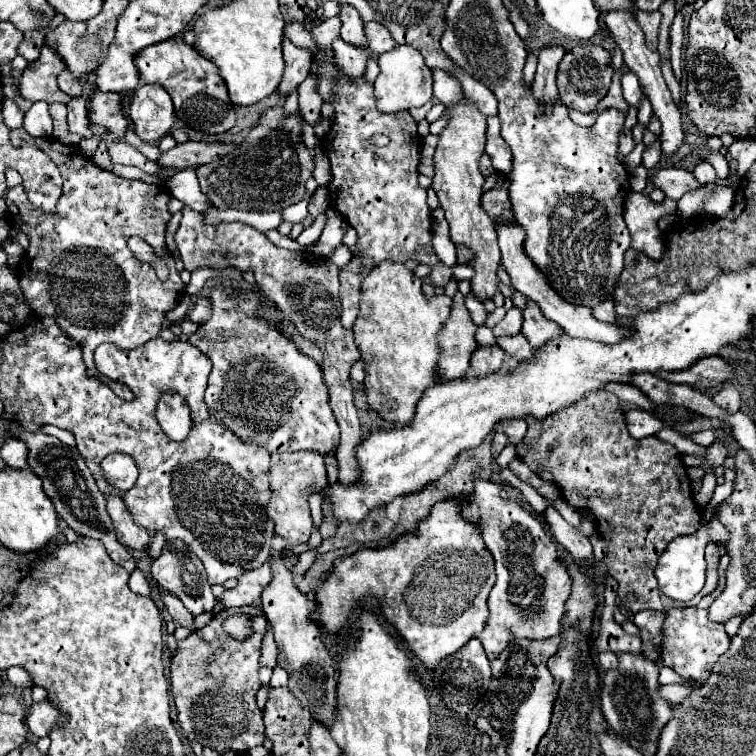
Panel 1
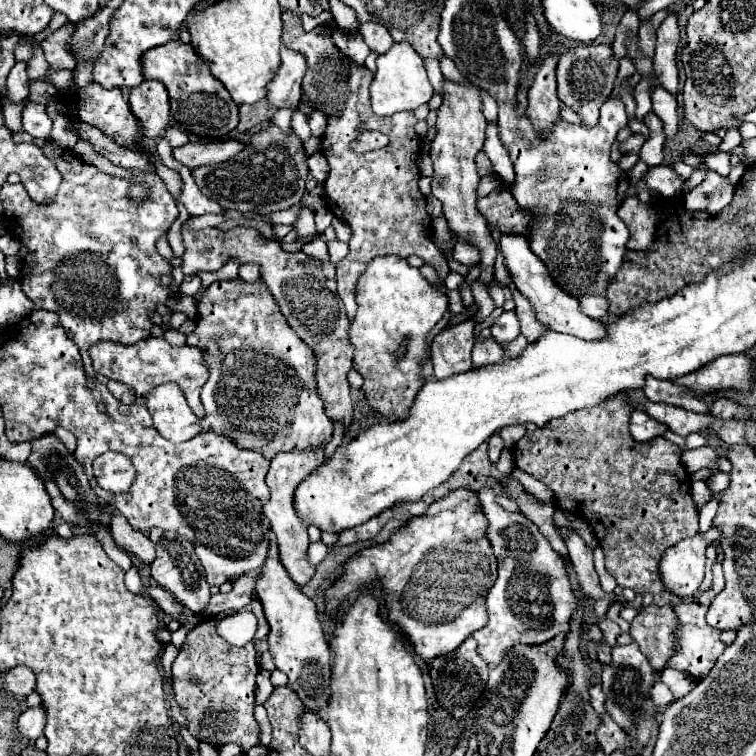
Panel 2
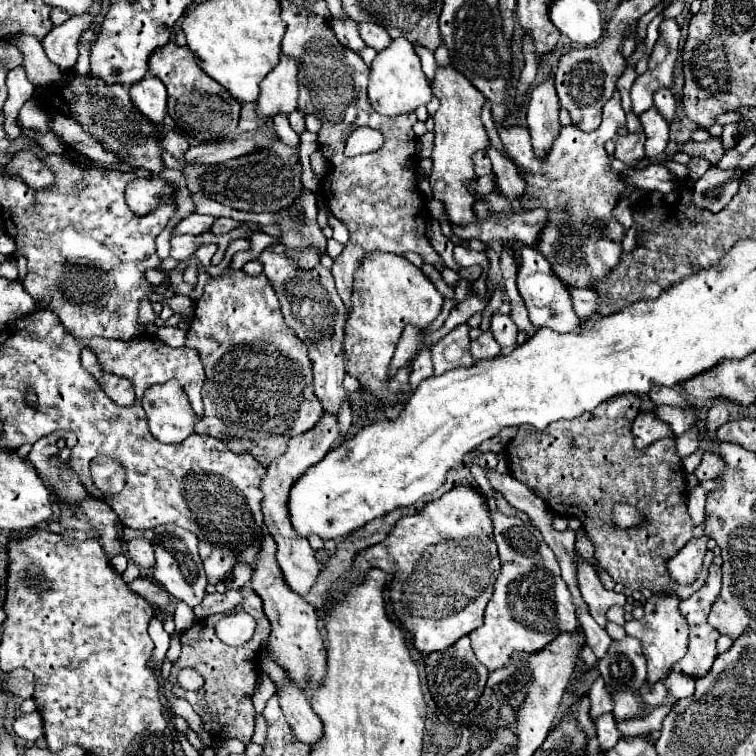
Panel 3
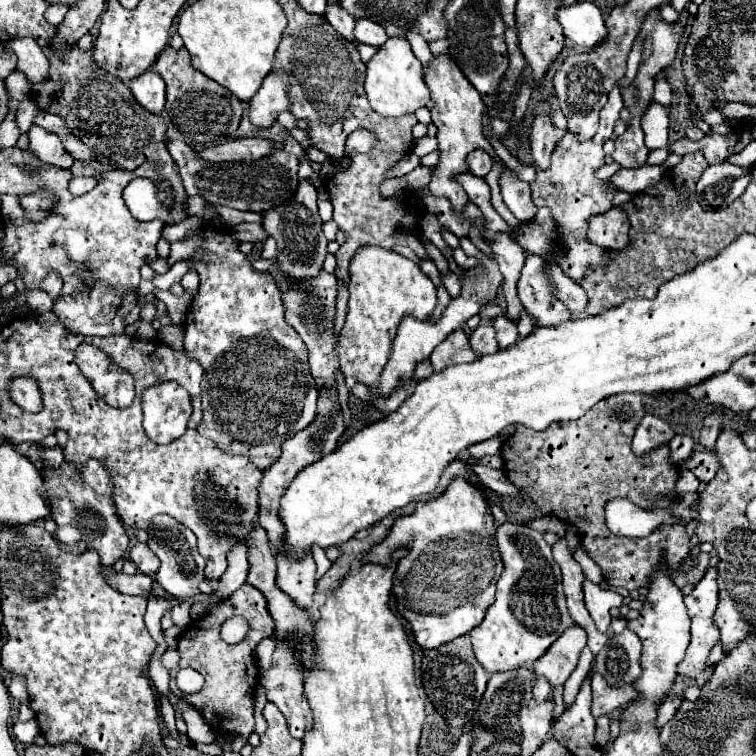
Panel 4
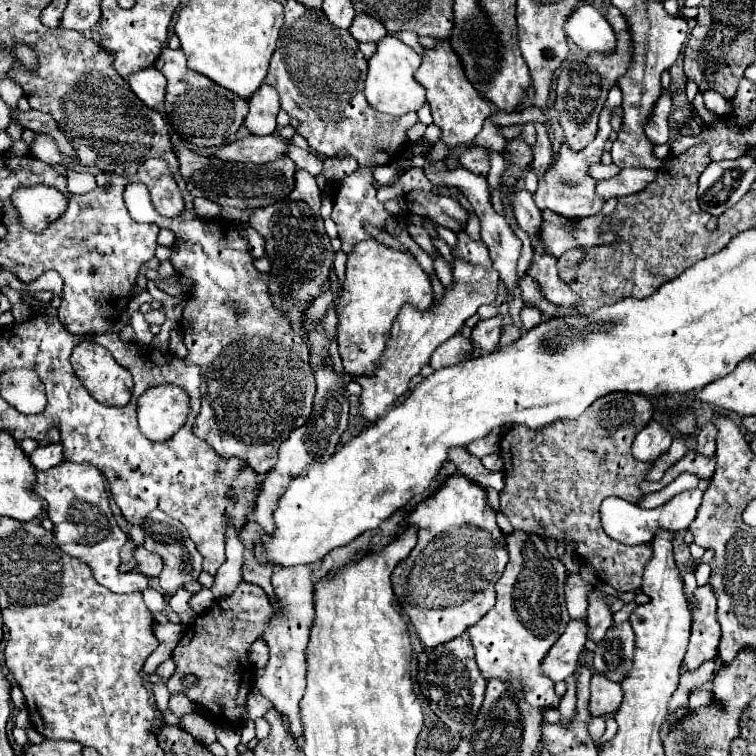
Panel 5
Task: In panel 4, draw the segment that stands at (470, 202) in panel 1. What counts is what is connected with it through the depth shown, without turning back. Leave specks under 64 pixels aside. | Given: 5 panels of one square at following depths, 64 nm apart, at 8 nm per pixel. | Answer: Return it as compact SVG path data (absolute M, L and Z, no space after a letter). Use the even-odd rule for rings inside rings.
M438 56L438 58L434 58L430 62L428 70L424 72L424 82L430 88L430 94L432 94L432 100L434 100L432 122L438 128L436 138L438 138L438 152L440 152L438 164L436 164L436 168L432 172L432 180L430 180L430 186L428 186L430 192L434 196L448 198L450 204L452 204L452 208L454 208L454 212L460 214L470 200L468 200L464 188L456 182L456 176L470 172L468 162L466 162L466 156L472 150L476 150L476 148L484 148L484 152L487 152L494 162L492 166L493 170L485 177L485 181L491 190L491 204L508 225L515 228L519 225L519 221L510 212L506 204L504 204L500 193L499 177L502 173L504 163L496 155L492 145L486 140L486 136L482 134L482 114L486 112L486 106L484 106L484 100L482 100L480 92L476 92L476 88L466 80L466 76L458 70L458 66L448 56Z

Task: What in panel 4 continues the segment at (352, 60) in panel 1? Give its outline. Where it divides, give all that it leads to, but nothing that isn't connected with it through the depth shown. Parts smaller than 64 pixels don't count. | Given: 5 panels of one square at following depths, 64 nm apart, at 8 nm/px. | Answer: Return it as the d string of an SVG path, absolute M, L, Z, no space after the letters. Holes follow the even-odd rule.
M338 4L326 8L326 20L334 26L334 30L336 30L342 38L348 38L350 42L356 42L356 38L354 38L356 20L354 20L348 12L344 12Z

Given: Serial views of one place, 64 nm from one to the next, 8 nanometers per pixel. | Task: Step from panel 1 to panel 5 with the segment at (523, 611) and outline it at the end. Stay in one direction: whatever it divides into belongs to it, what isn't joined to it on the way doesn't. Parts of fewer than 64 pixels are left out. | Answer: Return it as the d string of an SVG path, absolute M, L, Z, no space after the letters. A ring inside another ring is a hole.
M512 530L504 534L504 546L510 562L496 582L496 606L488 610L478 624L468 628L476 662L486 680L520 678L528 704L536 708L556 708L560 698L554 694L554 682L540 672L540 662L570 622L564 602L566 568L558 558L548 554L540 536Z

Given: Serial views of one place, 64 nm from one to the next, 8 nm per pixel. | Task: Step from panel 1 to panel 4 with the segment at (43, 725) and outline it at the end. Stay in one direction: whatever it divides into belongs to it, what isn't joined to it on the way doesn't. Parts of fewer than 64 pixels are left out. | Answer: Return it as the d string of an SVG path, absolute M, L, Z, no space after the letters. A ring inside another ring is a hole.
M32 718L32 720L28 720L28 722L16 722L14 728L12 728L12 732L14 732L14 736L16 736L20 742L24 742L24 744L32 744L34 738L40 734L40 732L38 732L38 722L36 722L36 718Z

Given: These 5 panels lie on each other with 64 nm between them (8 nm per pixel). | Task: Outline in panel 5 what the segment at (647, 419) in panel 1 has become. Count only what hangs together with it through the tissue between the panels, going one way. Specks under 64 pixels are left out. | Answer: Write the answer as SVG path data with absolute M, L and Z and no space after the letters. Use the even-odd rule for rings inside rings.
M650 420L634 438L632 454L638 460L656 460L670 448L672 432L668 432L660 422Z

